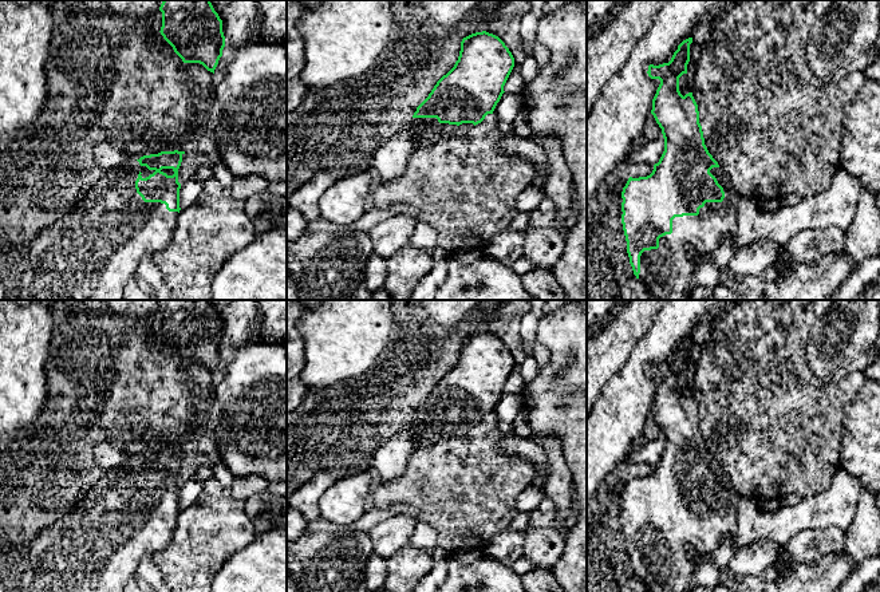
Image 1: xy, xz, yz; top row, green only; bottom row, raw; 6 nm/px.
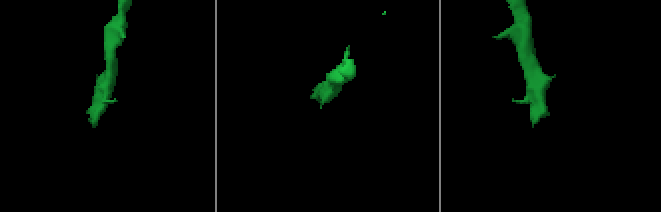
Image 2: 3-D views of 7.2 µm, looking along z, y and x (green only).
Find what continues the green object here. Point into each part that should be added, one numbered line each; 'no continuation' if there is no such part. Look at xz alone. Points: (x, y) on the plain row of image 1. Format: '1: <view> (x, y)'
1: xz (431, 426)

